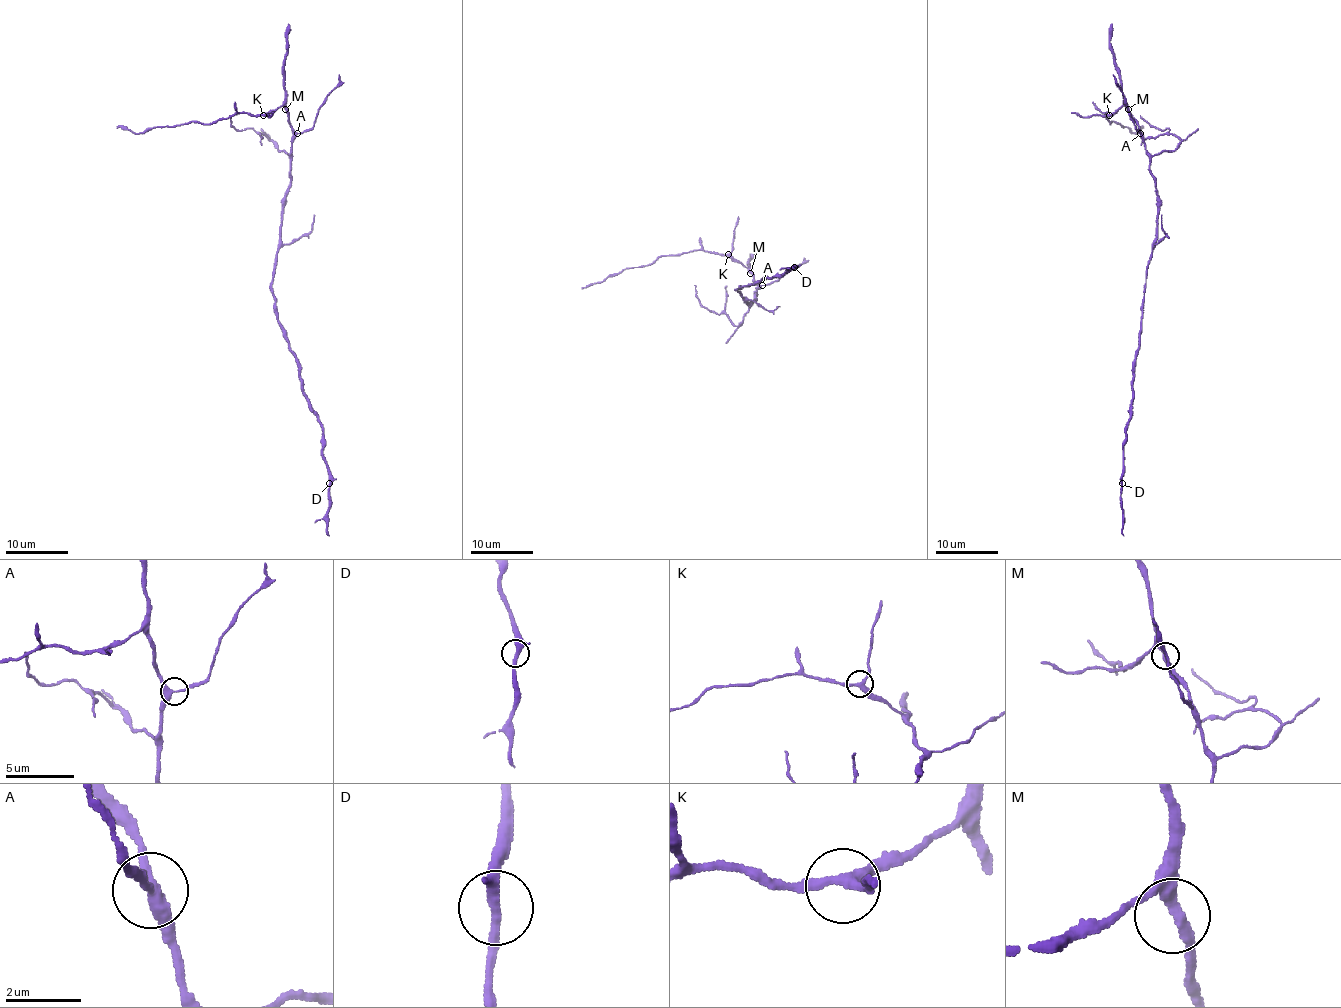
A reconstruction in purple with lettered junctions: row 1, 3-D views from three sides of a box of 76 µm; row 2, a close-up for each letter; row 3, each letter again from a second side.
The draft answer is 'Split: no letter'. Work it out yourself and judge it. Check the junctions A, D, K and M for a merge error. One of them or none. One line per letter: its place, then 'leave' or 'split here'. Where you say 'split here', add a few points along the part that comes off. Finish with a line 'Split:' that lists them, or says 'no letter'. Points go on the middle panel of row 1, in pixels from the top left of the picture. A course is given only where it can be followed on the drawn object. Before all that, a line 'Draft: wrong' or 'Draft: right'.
Draft: right
A: at (762, 285); leave
D: at (794, 267); leave
K: at (728, 254); leave
M: at (750, 273); leave
Split: no letter

